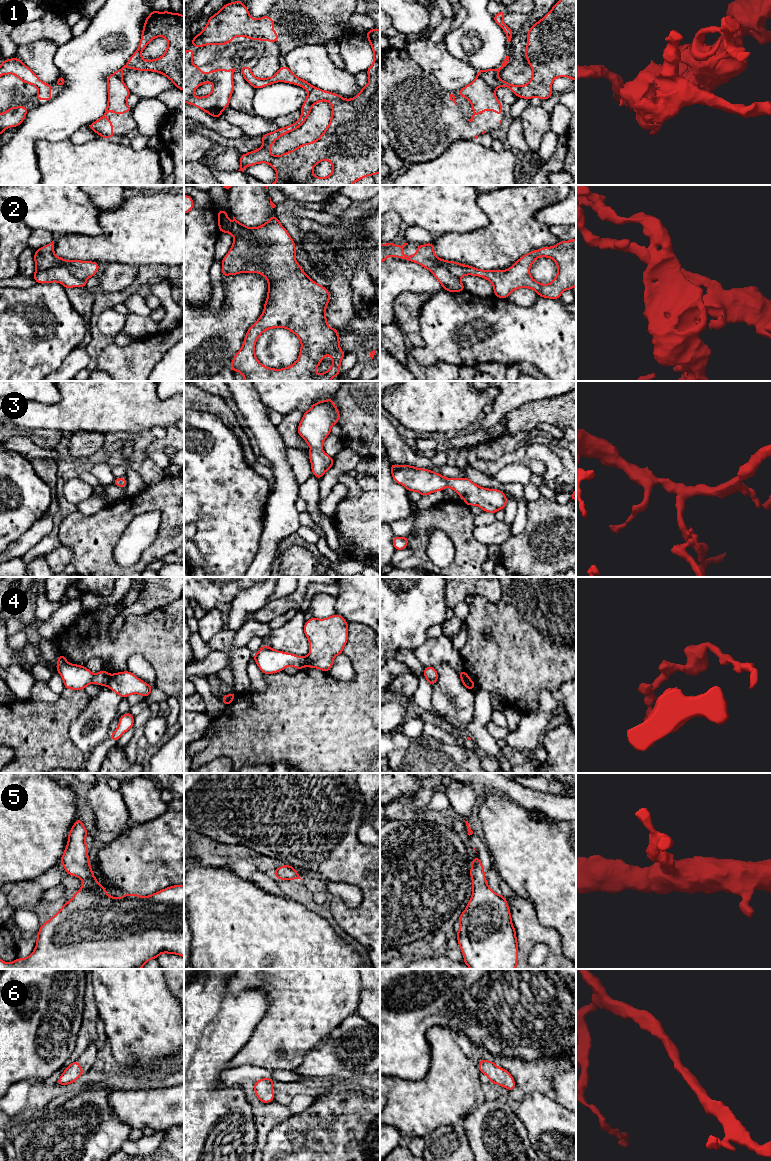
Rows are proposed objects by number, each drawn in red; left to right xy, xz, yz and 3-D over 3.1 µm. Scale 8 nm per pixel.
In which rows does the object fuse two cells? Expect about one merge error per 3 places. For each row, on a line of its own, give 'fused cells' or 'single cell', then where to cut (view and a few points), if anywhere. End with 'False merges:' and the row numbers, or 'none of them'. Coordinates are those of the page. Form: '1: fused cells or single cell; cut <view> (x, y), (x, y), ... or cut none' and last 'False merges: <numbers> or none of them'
1: fused cells; cut yz (477, 74), (494, 91)
2: fused cells; cut xy (35, 271), (64, 266), (84, 281)
3: single cell; cut none
4: fused cells; cut xy (110, 675), (106, 685)
5: single cell; cut none
6: single cell; cut none
False merges: 1, 2, 4

